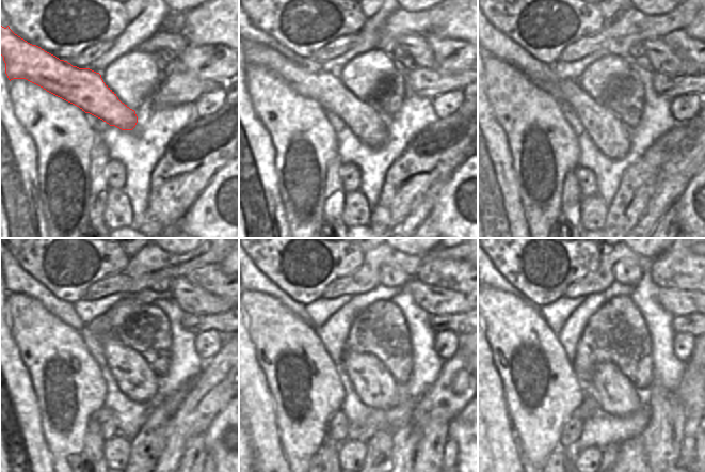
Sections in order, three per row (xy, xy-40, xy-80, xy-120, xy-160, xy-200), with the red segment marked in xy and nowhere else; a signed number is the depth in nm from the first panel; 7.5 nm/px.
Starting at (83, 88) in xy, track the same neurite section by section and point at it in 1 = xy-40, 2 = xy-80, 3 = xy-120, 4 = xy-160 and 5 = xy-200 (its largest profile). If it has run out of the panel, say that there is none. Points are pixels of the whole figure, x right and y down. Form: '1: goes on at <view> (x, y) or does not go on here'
1: goes on at xy-40 (364, 120)
2: goes on at xy-80 (609, 134)
3: goes on at xy-120 (134, 378)
4: goes on at xy-160 (374, 386)
5: goes on at xy-200 (615, 394)

